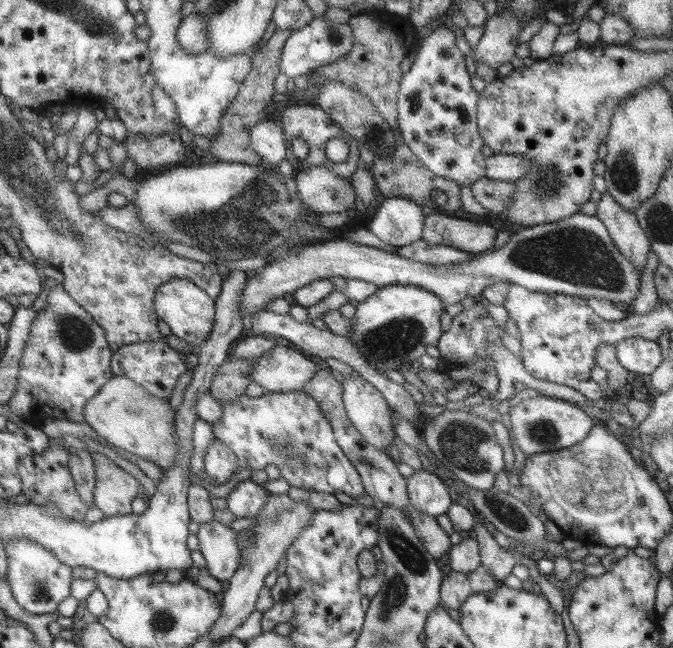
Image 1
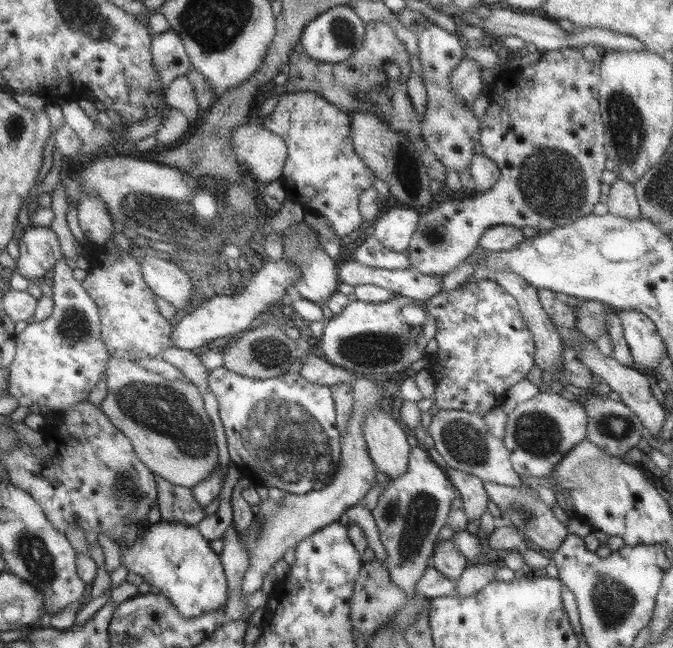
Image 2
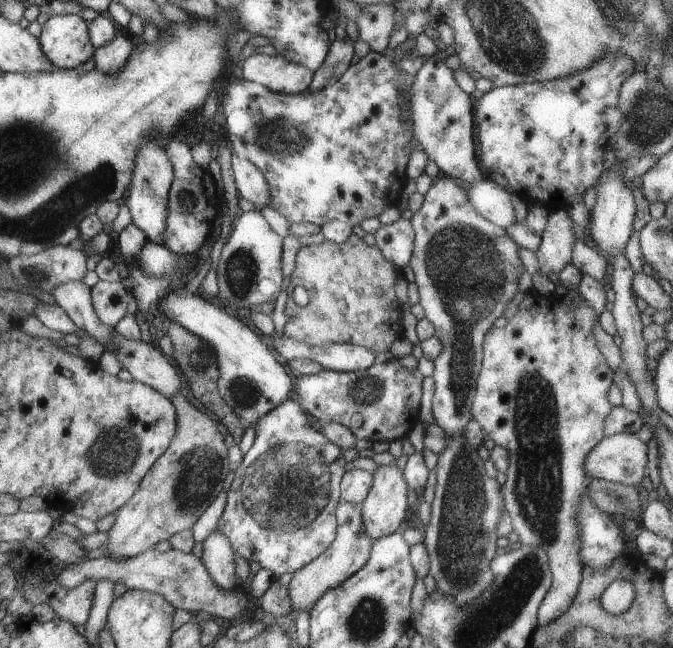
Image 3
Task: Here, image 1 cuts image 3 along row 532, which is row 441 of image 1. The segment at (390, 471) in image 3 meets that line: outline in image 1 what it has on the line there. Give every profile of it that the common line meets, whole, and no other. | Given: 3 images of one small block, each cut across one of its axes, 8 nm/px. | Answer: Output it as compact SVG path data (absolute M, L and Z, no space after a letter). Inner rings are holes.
M356 373L347 376L347 378L343 377L340 383L342 403L344 404L347 418L353 424L353 428L357 430L358 434L361 434L361 438L365 442L386 453L386 448L392 442L395 442L396 436L393 432L393 427L391 427L391 411L382 394Z

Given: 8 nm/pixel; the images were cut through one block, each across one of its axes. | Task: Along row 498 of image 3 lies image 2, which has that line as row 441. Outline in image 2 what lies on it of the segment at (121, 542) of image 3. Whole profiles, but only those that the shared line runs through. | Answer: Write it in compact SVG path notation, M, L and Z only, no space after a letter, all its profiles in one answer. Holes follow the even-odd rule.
M109 356L106 396L100 411L119 433L129 439L135 456L154 474L174 485L192 488L218 467L213 427L197 387L182 380L165 380L135 362Z

